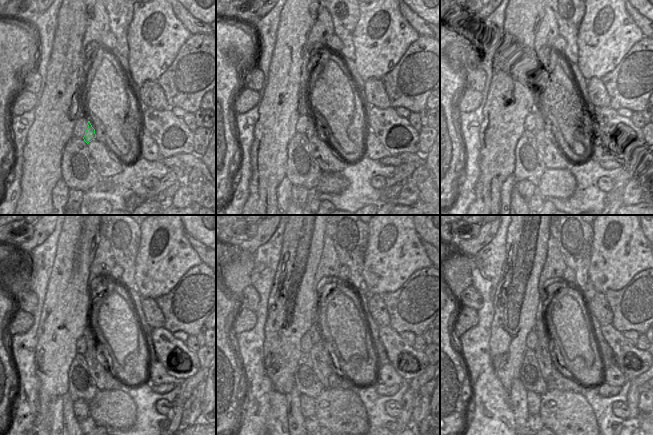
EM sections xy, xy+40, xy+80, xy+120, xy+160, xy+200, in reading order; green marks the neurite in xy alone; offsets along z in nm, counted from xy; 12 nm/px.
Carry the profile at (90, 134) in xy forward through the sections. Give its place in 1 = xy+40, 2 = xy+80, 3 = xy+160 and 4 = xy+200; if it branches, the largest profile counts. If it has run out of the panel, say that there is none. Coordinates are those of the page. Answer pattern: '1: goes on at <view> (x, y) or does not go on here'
1: goes on at xy+40 (315, 125)
2: goes on at xy+80 (535, 110)
3: goes on at xy+160 (315, 331)
4: goes on at xy+200 (541, 323)

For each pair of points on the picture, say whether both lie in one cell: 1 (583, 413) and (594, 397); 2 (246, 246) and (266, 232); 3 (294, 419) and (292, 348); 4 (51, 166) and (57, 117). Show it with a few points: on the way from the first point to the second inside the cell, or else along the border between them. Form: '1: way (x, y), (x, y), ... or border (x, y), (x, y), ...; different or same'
1: border (581, 392), (591, 407), (597, 424); different
2: way (251, 245), (261, 235); same
3: border (294, 386), (286, 395); different
4: way (51, 154), (52, 129); same

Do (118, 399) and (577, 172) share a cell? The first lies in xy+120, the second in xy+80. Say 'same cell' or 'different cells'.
different cells

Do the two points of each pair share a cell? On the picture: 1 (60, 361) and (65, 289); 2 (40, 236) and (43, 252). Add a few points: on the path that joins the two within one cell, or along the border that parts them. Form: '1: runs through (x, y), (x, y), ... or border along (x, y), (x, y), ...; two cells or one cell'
1: runs through (57, 343), (57, 326), (65, 316), (65, 307); one cell
2: border along (55, 225), (52, 232), (28, 254); two cells

